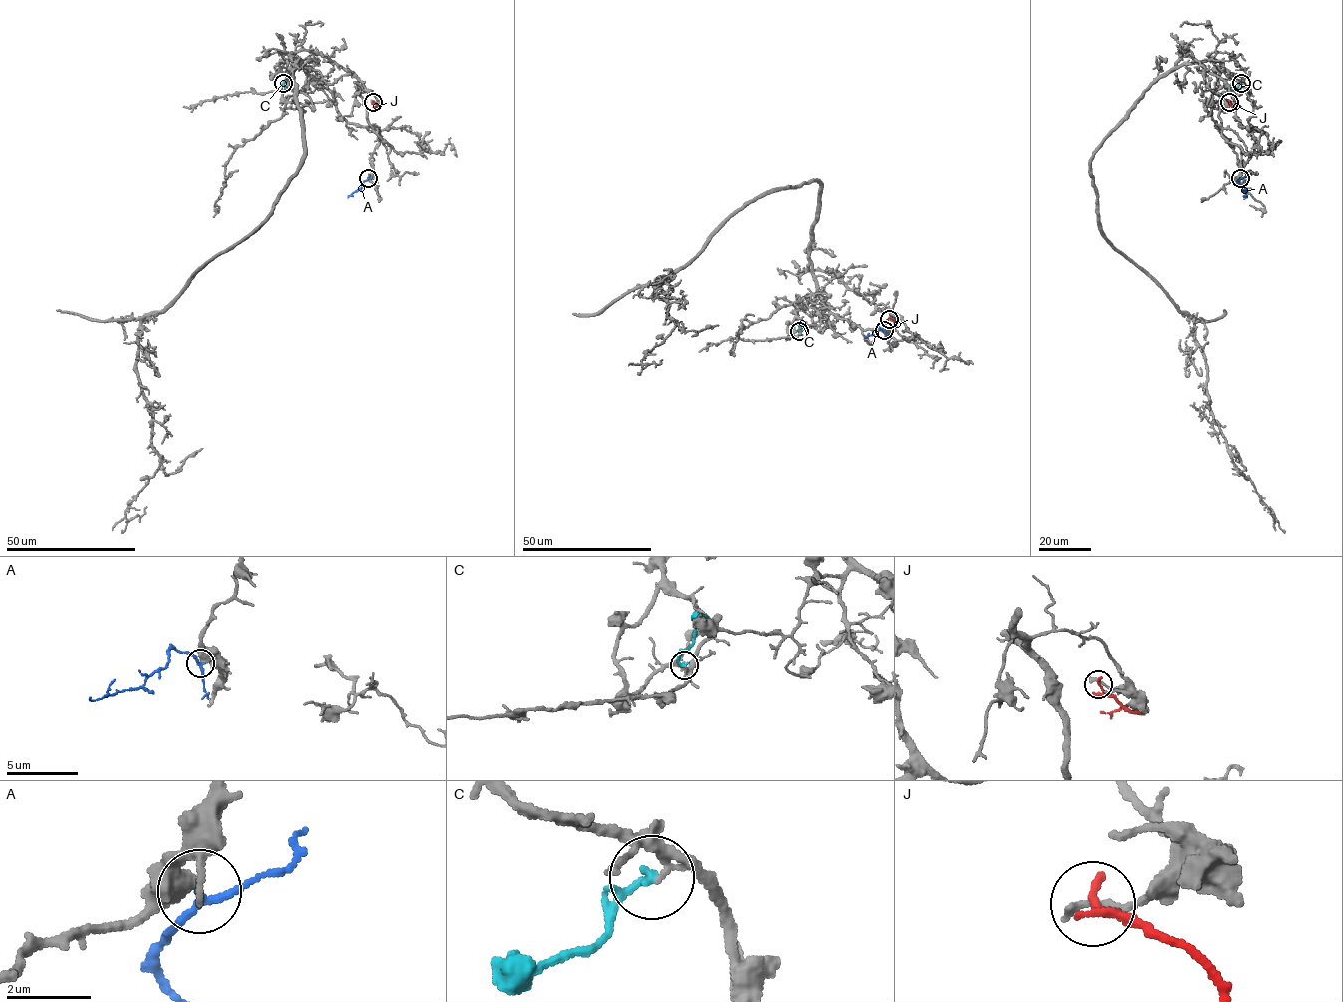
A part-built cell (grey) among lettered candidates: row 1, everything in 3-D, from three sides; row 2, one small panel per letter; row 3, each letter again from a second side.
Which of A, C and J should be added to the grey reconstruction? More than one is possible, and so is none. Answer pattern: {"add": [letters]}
{"add": []}

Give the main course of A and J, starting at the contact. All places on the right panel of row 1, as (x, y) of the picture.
A: (1240, 178), (1238, 182), (1246, 197)
J: (1228, 101), (1240, 107)

